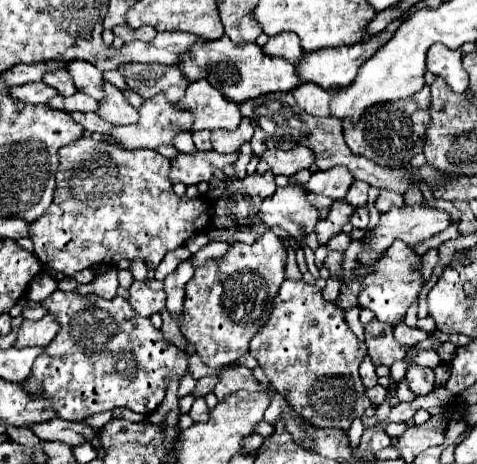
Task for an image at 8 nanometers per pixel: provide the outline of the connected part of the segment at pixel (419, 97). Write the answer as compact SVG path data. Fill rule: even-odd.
M429 85L421 89L411 99L403 101L391 101L391 103L379 103L363 113L359 123L343 123L345 143L355 155L363 155L371 159L373 163L385 165L385 167L409 167L409 161L413 155L421 153L425 147L425 131L429 127L429 105L431 105L431 93Z

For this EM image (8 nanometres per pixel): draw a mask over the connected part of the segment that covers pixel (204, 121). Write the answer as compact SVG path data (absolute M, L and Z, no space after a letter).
M203 79L189 83L183 99L179 99L175 107L193 113L193 127L189 129L191 133L203 129L233 131L241 121L239 105L231 103L229 99L223 99L223 95L219 95L219 91Z

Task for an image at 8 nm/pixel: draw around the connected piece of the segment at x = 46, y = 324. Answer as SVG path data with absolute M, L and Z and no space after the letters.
M45 315L39 321L23 321L13 347L45 347L55 337L55 331L57 323L51 319L51 315Z

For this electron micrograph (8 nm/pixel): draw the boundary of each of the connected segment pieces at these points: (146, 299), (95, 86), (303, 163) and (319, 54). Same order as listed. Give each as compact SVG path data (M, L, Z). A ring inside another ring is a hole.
M133 281L129 287L129 303L141 317L151 317L165 307L165 291L153 291L143 281Z
M79 59L67 63L67 73L71 75L77 91L91 95L93 99L103 99L103 77L97 67L91 67L91 63L83 63Z
M295 147L289 151L281 149L267 149L265 159L259 159L257 171L265 173L271 171L273 175L295 175L301 169L309 169L313 165L313 155L307 151L307 147Z
M375 35L355 43L325 47L321 51L303 53L295 65L297 77L303 83L315 83L319 87L347 87L355 79L359 67L375 53Z

